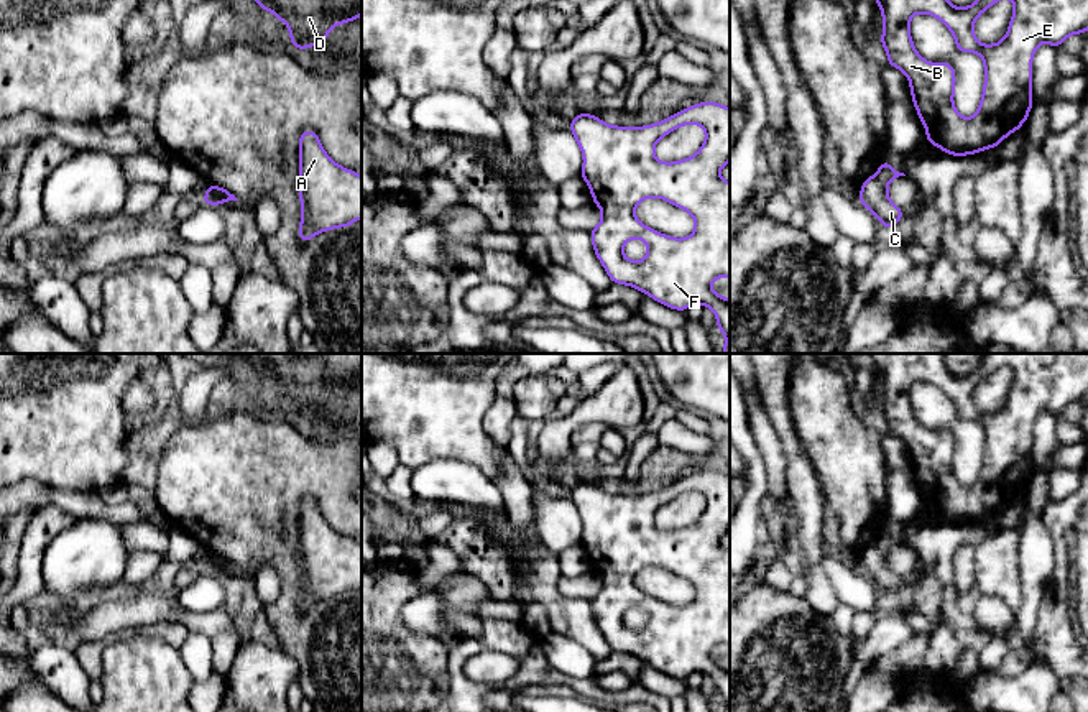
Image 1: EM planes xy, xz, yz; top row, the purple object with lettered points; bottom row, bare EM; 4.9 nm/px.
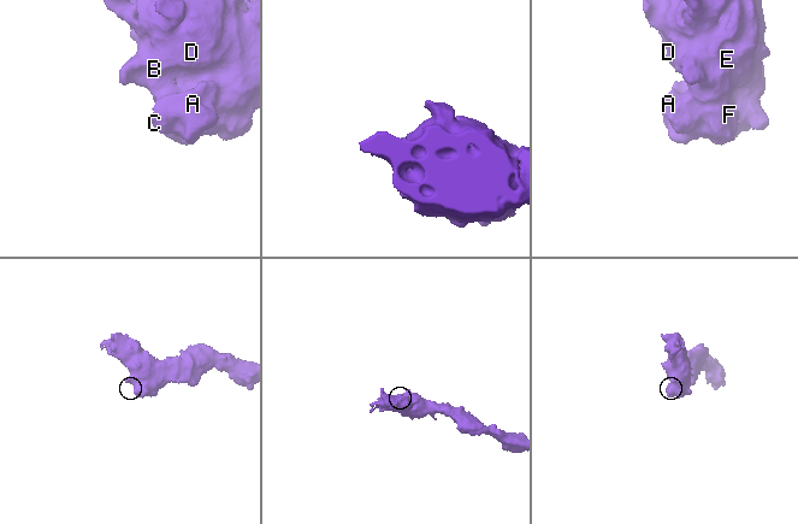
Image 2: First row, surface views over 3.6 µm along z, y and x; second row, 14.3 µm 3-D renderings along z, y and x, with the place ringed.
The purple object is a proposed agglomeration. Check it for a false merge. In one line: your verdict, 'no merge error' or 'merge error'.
no merge error

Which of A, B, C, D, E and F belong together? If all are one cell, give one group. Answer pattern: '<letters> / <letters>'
A B C D E F

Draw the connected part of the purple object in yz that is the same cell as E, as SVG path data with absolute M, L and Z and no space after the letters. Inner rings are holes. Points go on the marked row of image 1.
M876 0L883 13L881 46L889 66L909 79L925 141L953 156L996 148L1017 132L1034 107L1032 58L1037 46L1060 48L1067 36L1088 31L1088 0L1012 0L1006 36L996 44L981 44L973 25L996 2L976 0L958 8L948 0ZM915 13L938 18L952 31L958 51L983 58L983 97L971 118L961 117L953 105L953 64L929 62L915 51L909 30Z

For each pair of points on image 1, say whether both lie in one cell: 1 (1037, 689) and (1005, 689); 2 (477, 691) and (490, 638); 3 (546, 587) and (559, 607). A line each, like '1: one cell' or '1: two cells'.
1: one cell
2: one cell
3: one cell

